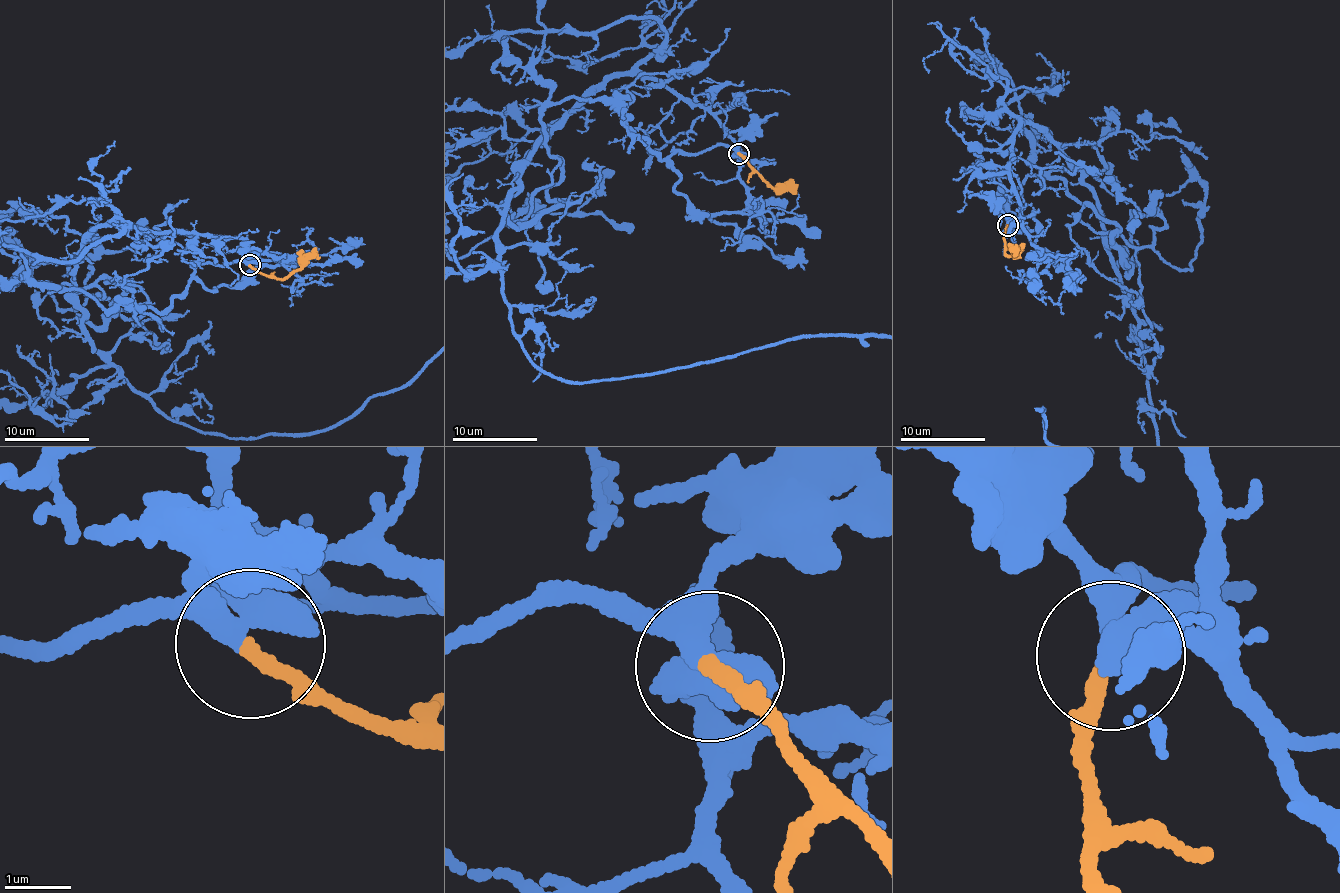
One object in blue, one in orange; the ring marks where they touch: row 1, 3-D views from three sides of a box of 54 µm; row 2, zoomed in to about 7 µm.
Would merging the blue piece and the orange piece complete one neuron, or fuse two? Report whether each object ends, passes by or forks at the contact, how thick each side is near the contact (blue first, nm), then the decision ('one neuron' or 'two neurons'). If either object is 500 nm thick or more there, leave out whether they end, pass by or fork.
blue forks | orange ends | 400/240 nm | one neuron

